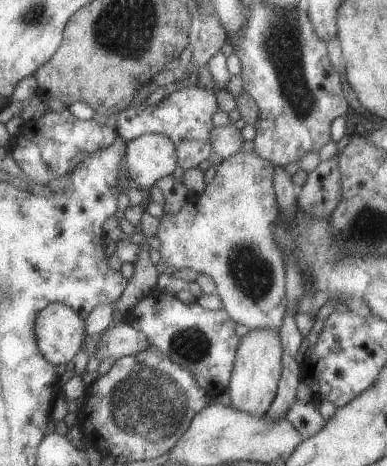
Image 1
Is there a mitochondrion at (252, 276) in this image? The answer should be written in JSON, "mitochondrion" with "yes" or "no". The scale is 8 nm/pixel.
{"mitochondrion":"yes"}

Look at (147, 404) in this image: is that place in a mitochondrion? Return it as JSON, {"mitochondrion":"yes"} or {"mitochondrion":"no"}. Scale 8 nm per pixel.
{"mitochondrion":"yes"}

